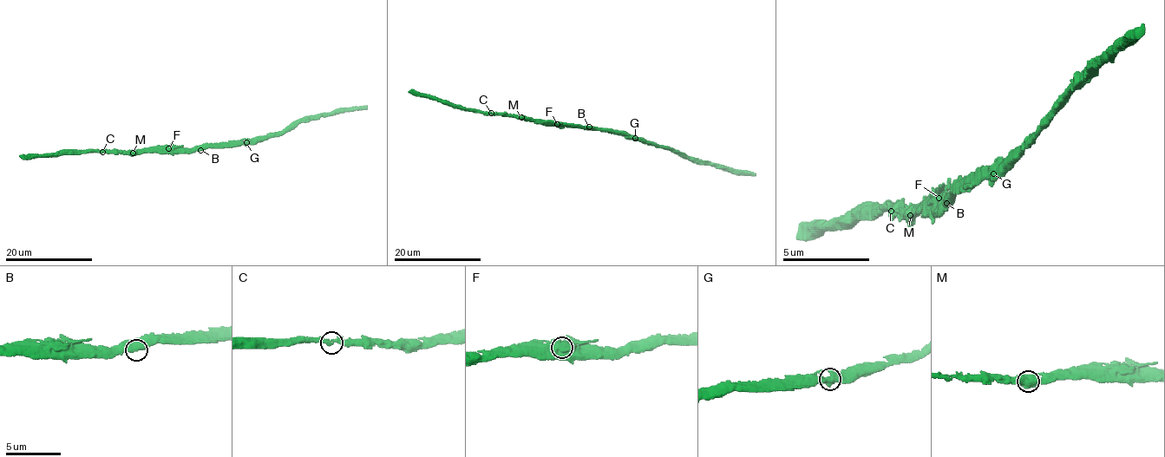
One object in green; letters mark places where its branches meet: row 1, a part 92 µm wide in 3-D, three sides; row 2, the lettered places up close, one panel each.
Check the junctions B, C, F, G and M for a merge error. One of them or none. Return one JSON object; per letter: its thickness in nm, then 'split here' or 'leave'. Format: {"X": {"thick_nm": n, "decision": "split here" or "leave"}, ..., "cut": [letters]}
{"B": {"thick_nm": 700, "decision": "leave"}, "C": {"thick_nm": 320, "decision": "leave"}, "F": {"thick_nm": 750, "decision": "split here"}, "G": {"thick_nm": 550, "decision": "leave"}, "M": {"thick_nm": 650, "decision": "leave"}, "cut": ["F"]}

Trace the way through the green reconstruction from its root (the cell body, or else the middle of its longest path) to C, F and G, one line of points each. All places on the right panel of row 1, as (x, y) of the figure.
C: (959, 190), (951, 199), (925, 199), (912, 207), (893, 207), (889, 212)
F: (959, 190), (951, 199), (938, 199)
G: (959, 190), (977, 186), (994, 173)

